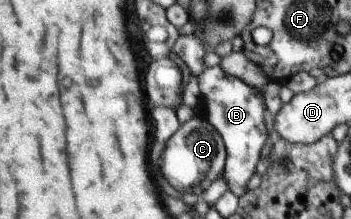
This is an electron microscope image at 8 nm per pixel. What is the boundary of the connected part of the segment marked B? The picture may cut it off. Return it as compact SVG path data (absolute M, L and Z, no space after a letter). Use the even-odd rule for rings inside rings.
M220 65L208 68L198 76L200 99L198 103L203 109L204 117L223 135L227 147L225 171L222 173L228 189L234 192L237 198L246 191L246 182L258 163L260 149L267 136L264 128L264 102L260 90L246 85L241 79L234 77Z

